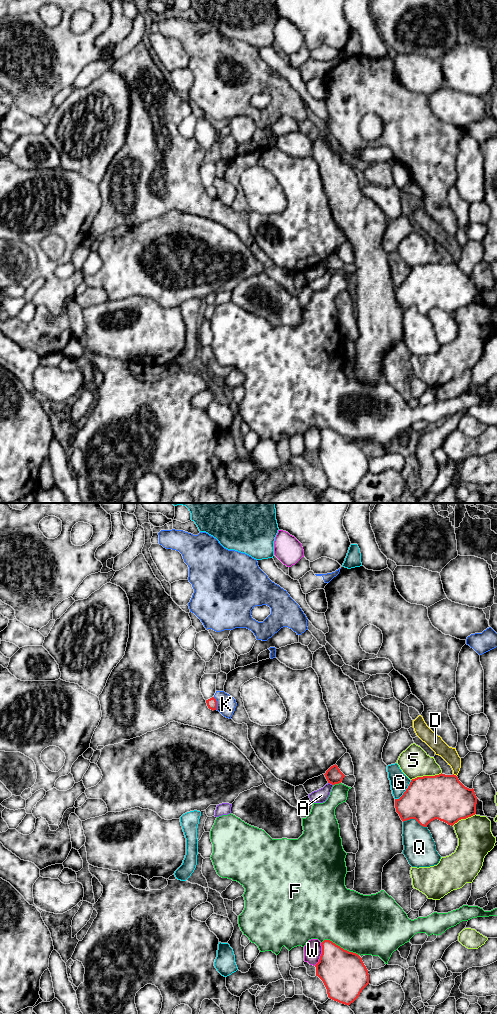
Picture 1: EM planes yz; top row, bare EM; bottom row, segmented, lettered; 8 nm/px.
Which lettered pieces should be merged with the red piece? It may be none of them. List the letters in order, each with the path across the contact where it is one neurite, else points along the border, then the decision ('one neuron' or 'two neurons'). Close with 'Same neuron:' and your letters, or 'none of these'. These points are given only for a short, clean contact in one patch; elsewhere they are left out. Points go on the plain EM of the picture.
A: two neurons
D: two neurons
F: two neurons
G: two neurons
K: along yz (213, 185), (217, 191), (217, 197) | two neurons
Q: two neurons
S: two neurons
W: two neurons
Same neuron: none of these

